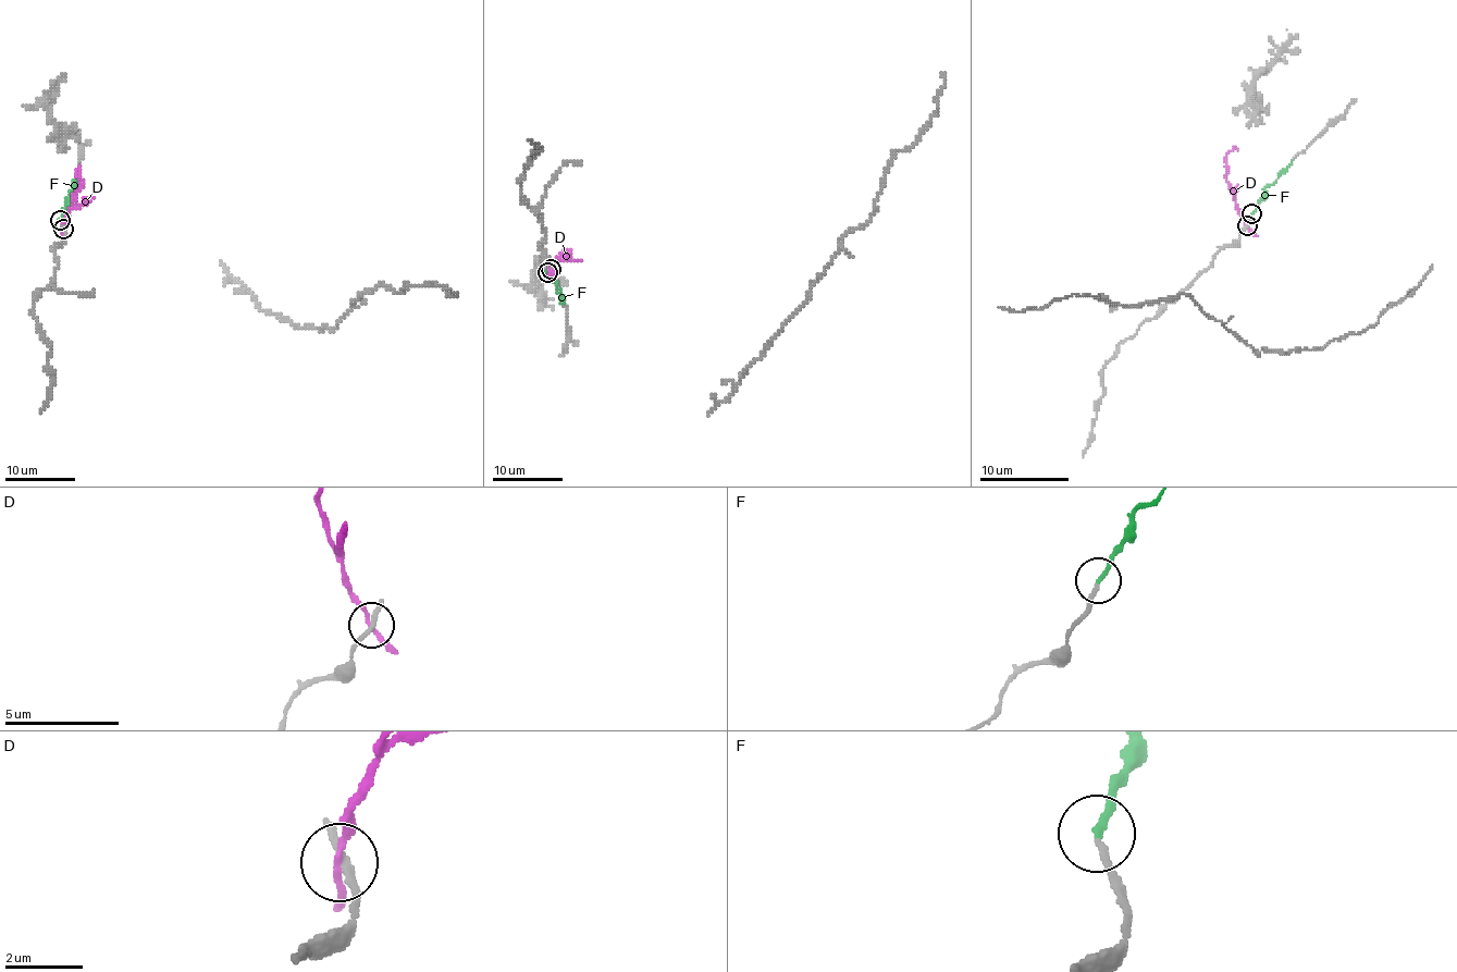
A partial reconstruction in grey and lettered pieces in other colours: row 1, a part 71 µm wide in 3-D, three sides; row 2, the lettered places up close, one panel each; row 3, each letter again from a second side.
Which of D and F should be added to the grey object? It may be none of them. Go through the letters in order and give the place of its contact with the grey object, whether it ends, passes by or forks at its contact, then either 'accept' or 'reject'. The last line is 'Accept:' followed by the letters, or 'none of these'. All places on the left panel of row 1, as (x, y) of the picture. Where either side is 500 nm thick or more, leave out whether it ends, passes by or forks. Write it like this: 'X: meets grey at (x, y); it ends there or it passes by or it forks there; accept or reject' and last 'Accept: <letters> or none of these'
D: meets grey at (63, 229); it passes by; reject
F: meets grey at (60, 220); it ends there; accept
Accept: F

